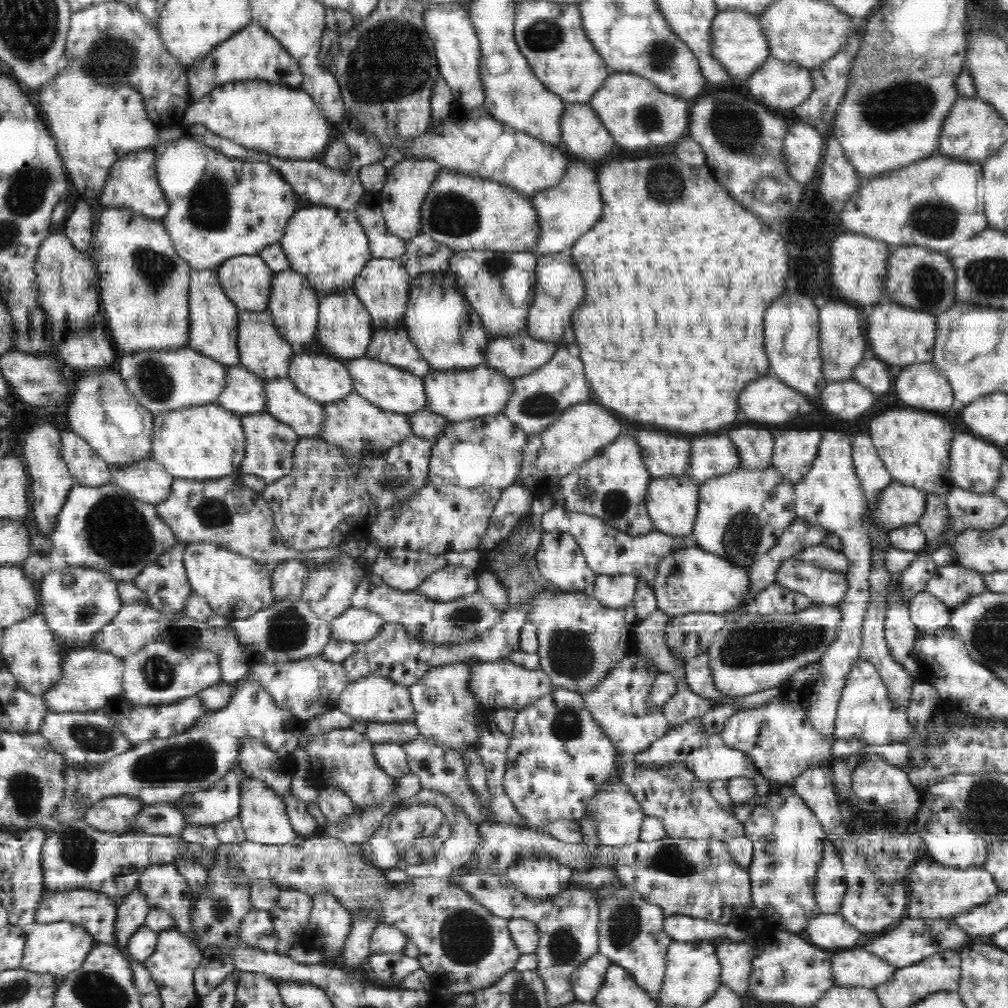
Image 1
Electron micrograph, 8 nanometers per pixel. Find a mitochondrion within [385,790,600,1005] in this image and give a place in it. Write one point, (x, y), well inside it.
(467, 939)

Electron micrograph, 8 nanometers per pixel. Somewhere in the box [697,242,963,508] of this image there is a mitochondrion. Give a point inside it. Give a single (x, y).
(928, 287)

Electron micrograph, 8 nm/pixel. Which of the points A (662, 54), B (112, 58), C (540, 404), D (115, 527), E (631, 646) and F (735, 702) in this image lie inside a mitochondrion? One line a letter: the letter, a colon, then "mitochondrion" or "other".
A: mitochondrion
B: mitochondrion
C: mitochondrion
D: mitochondrion
E: other
F: other

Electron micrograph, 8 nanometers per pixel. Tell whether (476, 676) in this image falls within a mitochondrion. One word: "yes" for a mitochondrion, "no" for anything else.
no

